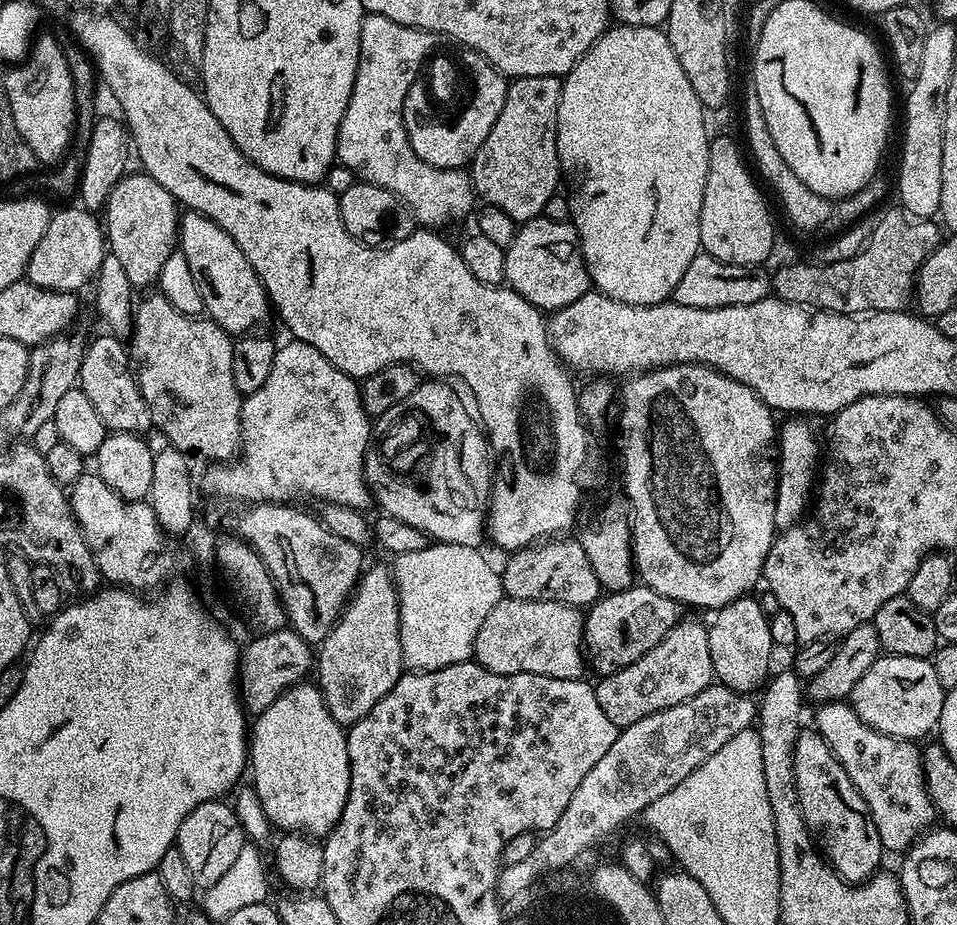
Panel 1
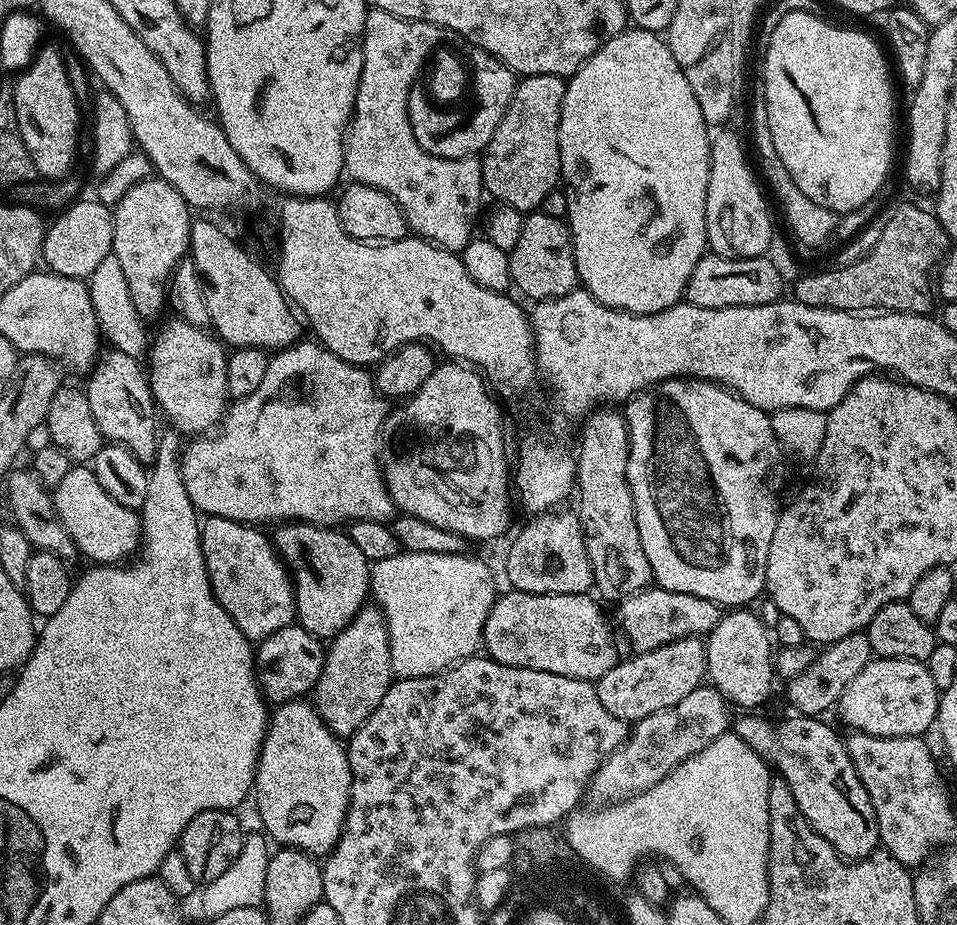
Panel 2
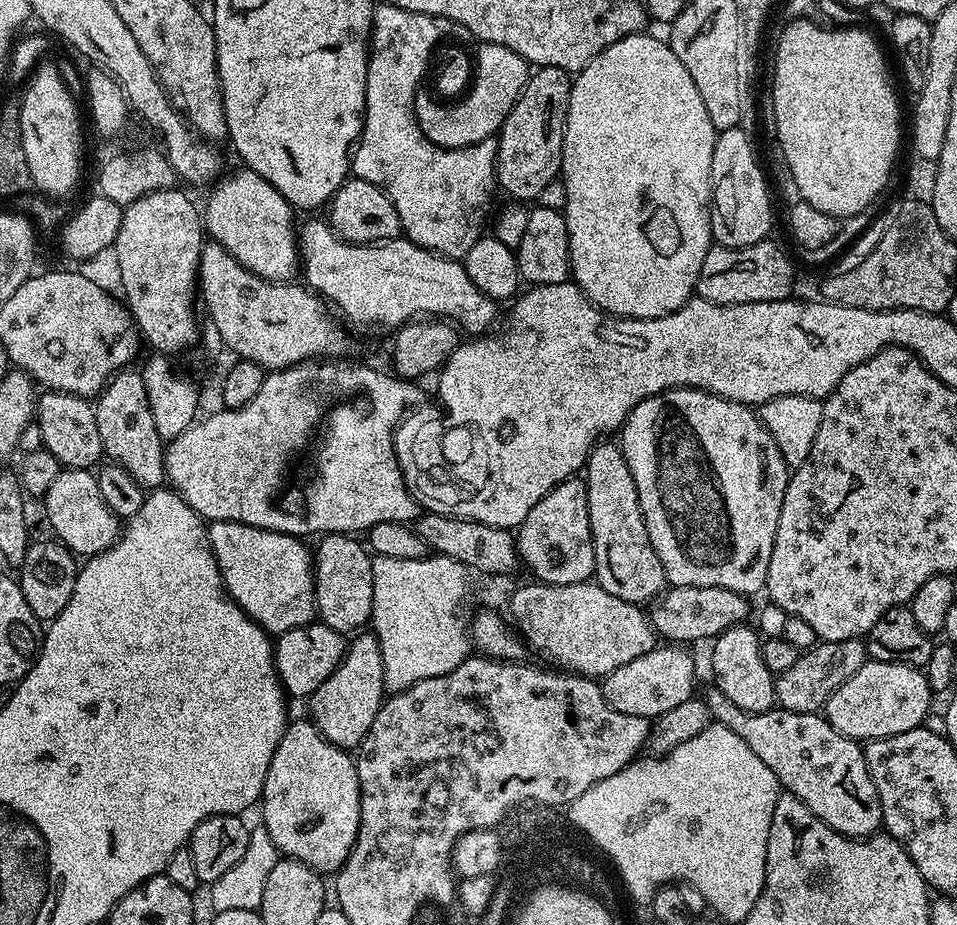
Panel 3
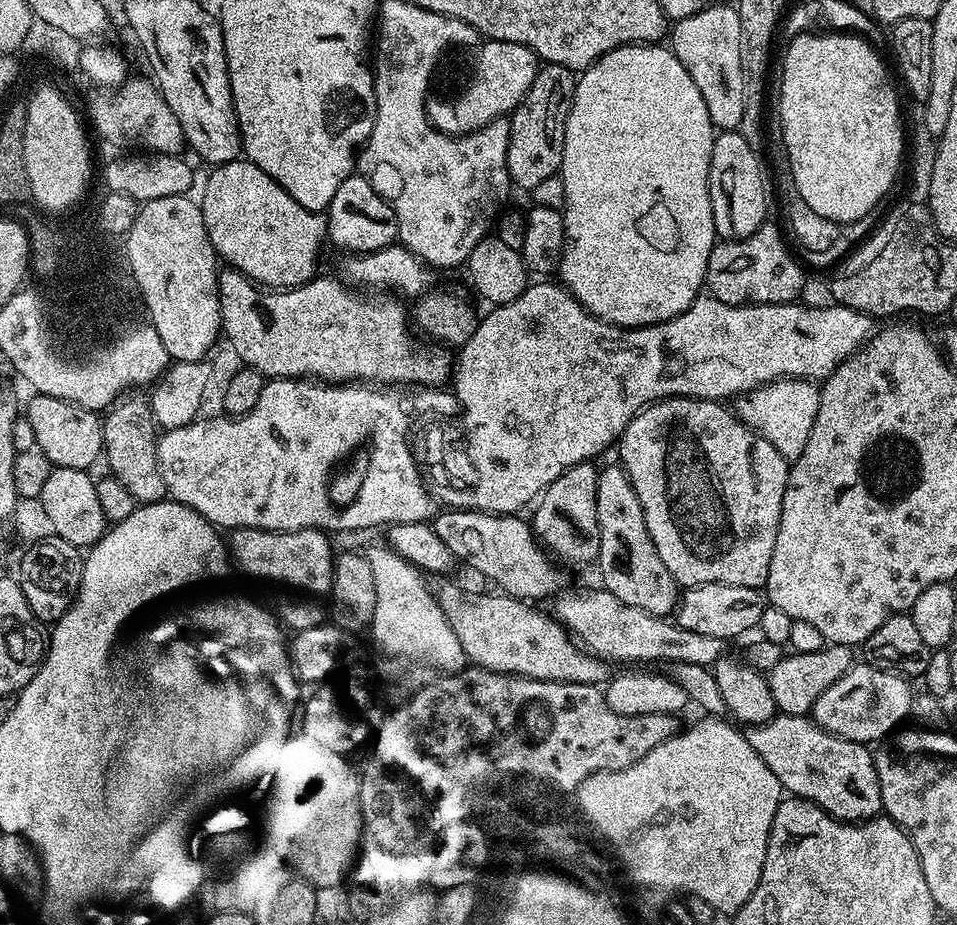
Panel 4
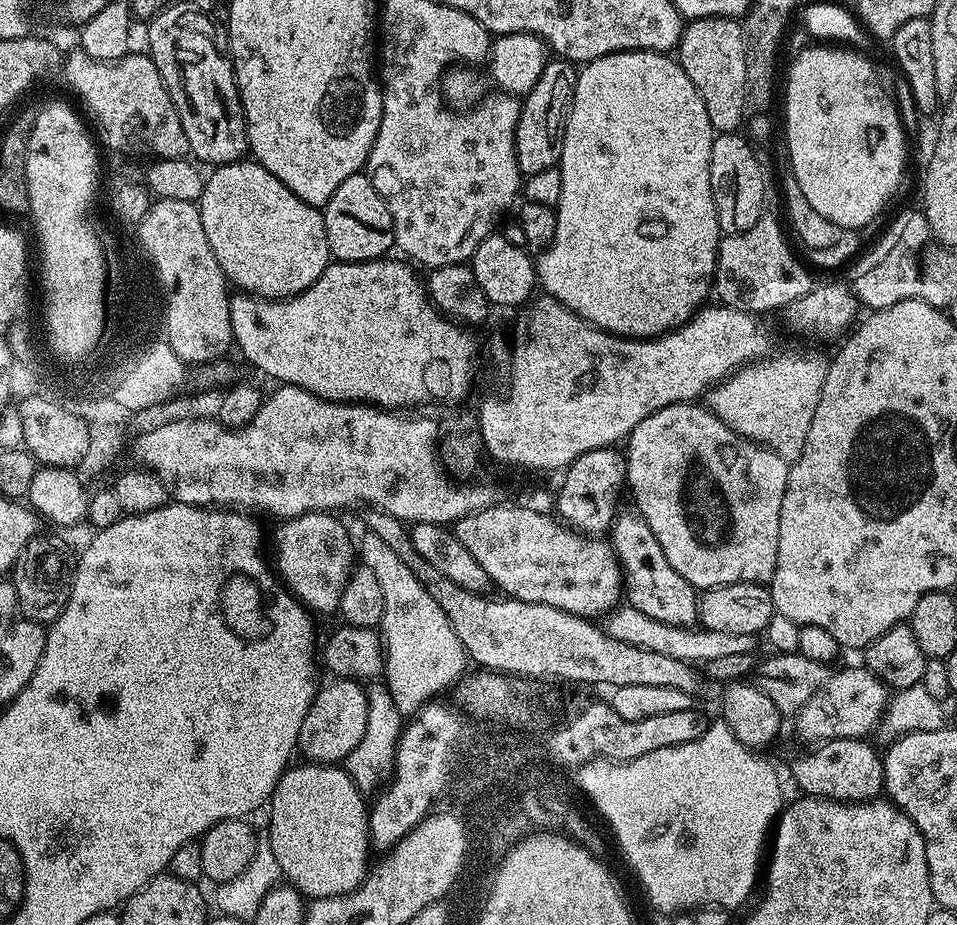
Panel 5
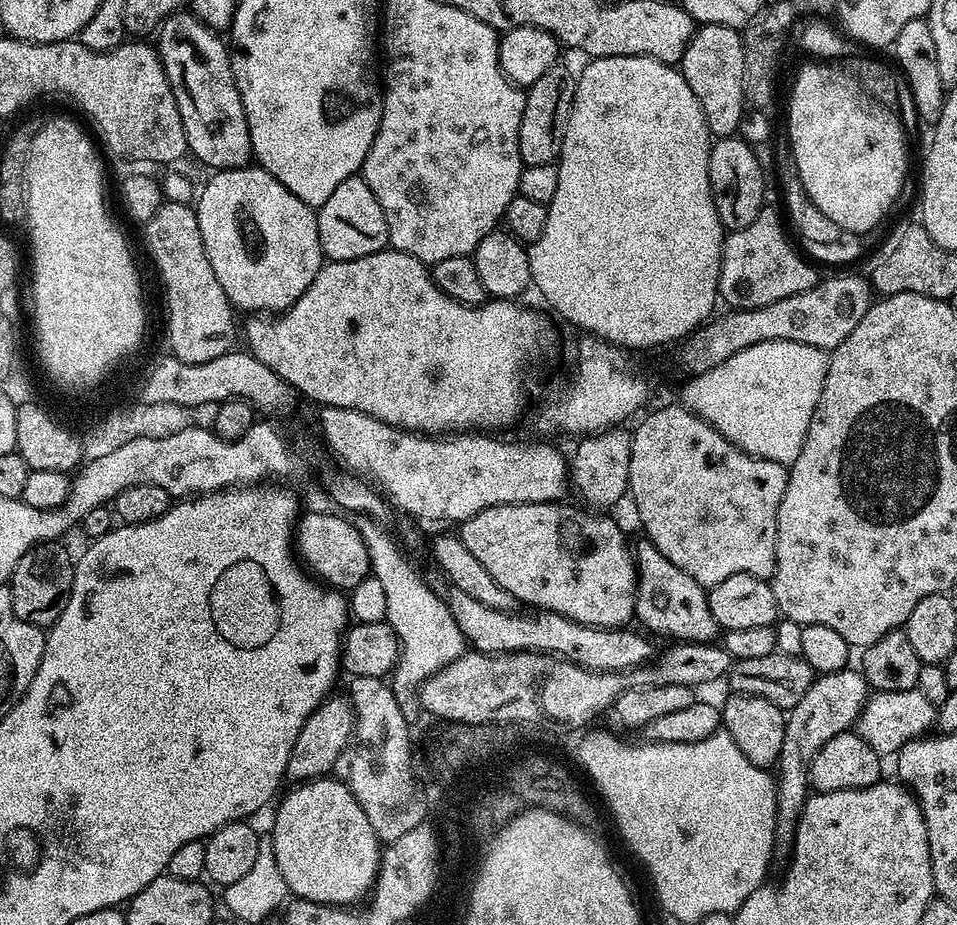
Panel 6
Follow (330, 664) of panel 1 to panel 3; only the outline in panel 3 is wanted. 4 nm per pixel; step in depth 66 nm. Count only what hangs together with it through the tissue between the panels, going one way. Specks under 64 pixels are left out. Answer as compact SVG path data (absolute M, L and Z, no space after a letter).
M364 630L347 641L340 664L330 674L330 678L326 678L326 682L322 682L322 686L312 692L310 720L325 740L329 740L338 748L355 750L360 747L362 738L366 738L385 699L384 667L380 647L375 635Z

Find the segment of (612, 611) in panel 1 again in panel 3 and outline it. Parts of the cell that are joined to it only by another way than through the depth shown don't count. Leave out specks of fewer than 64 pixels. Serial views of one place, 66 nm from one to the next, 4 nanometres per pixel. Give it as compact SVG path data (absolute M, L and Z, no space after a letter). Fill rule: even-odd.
M669 587L655 601L656 609L650 612L653 628L657 637L675 642L680 646L688 646L691 640L704 640L721 636L727 628L736 624L743 624L749 618L749 597L731 592L725 588L673 588ZM708 636L708 637L707 637Z

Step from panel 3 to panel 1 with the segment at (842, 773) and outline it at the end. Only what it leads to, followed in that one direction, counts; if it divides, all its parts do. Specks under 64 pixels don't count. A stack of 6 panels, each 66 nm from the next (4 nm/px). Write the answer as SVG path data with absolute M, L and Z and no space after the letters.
M801 731L792 755L792 773L804 821L824 859L848 883L867 881L881 867L880 855L885 855L886 850L880 845L874 818L862 794L858 794L850 774L842 770L842 762L838 762L819 732Z

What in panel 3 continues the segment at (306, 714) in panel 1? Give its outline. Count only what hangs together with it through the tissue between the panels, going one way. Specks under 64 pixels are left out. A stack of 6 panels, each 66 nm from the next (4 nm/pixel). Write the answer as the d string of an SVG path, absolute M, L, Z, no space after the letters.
M307 719L289 723L284 736L272 755L264 782L264 820L262 826L276 844L277 853L301 860L315 872L335 873L346 862L356 841L357 822L360 816L360 783L355 759L345 749L336 747Z

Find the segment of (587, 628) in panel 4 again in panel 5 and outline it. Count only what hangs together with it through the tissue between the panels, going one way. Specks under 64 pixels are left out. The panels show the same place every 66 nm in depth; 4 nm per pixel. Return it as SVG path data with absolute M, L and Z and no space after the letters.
M617 606L603 617L602 627L609 636L618 638L630 646L638 646L646 650L655 650L658 654L666 654L666 658L678 658L689 662L707 662L714 658L726 658L729 654L755 653L757 637L750 633L731 632L730 630L710 630L703 626L670 626L666 622L658 622L658 618L646 618L642 610L634 610L627 606Z

